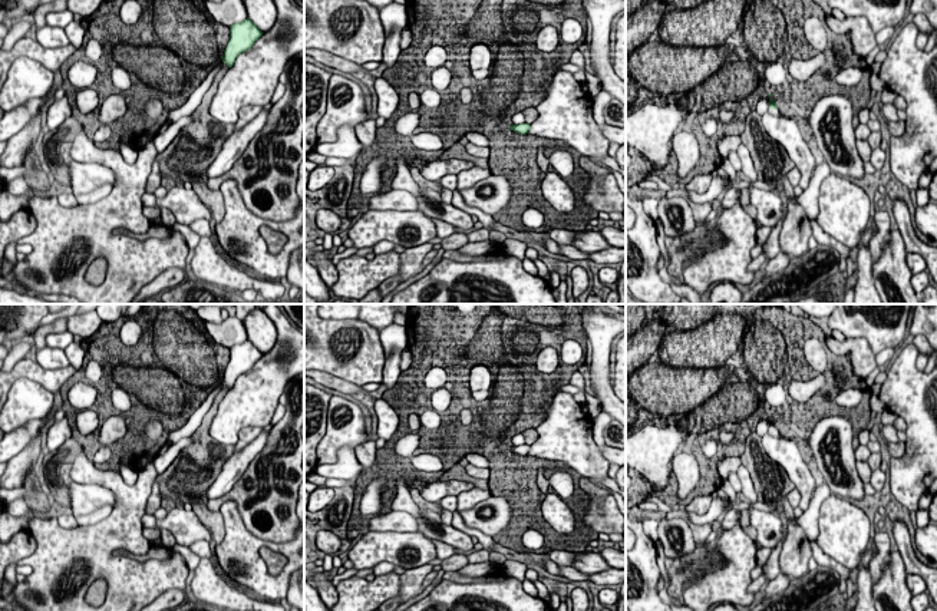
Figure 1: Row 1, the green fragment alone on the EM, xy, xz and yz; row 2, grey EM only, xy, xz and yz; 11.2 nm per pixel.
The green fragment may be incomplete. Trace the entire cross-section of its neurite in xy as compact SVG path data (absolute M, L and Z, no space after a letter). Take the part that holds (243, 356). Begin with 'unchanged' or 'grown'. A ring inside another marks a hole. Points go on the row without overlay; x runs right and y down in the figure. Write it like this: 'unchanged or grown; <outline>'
unchanged; M247 338L243 343L230 347L230 361L221 377L222 383L232 389L235 380L251 370L251 367L263 357L263 353Z

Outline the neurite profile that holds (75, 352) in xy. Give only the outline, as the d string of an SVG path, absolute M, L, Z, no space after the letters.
M73 341L65 349L65 354L69 359L70 366L79 371L83 364L85 346Z

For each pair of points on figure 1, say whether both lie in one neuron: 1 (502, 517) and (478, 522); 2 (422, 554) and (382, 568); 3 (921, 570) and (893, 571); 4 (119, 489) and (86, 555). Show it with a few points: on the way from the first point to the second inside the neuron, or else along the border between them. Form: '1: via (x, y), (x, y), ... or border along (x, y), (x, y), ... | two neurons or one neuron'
1: via (497, 517), (484, 521) | one neuron
2: border along (396, 565), (379, 562), (372, 568) | two neurons
3: border along (897, 551), (909, 574) | two neurons
4: via (121, 505), (121, 521), (102, 540) | one neuron

